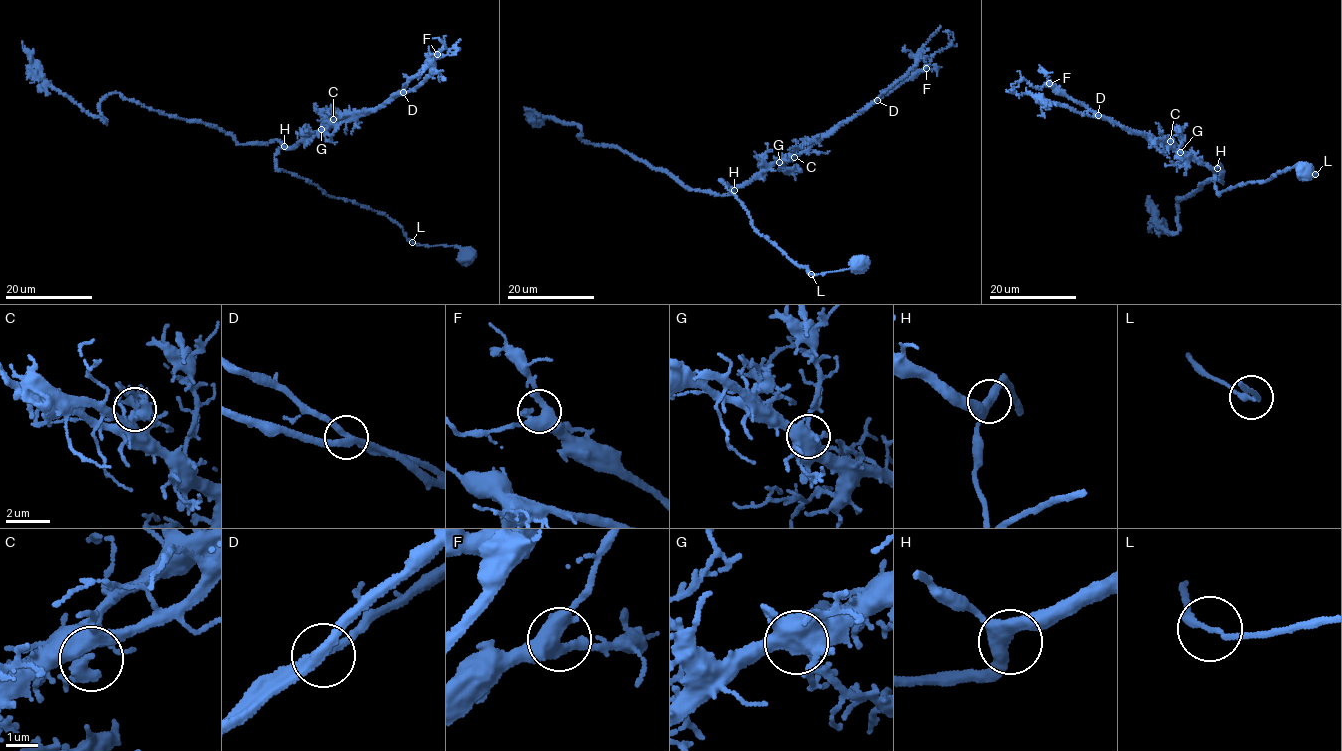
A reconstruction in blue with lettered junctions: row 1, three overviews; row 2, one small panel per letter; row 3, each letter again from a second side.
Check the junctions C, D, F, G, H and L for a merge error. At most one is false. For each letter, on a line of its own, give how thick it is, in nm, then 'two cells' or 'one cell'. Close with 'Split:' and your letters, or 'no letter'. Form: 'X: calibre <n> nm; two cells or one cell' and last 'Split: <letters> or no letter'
C: calibre 360 nm; one cell
D: calibre 300 nm; one cell
F: calibre 440 nm; one cell
G: calibre 400 nm; one cell
H: calibre 380 nm; one cell
L: calibre 150 nm; one cell
Split: no letter

